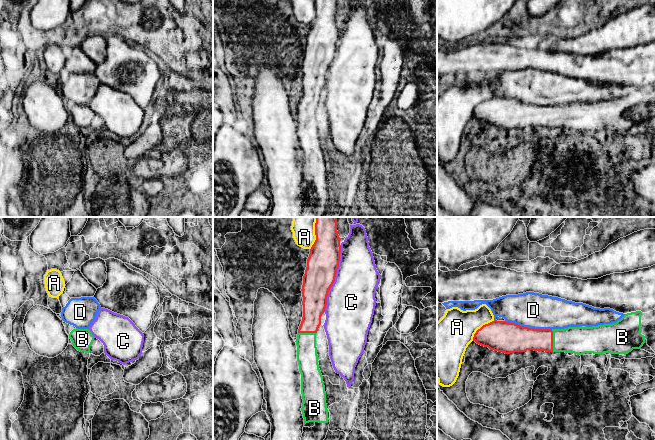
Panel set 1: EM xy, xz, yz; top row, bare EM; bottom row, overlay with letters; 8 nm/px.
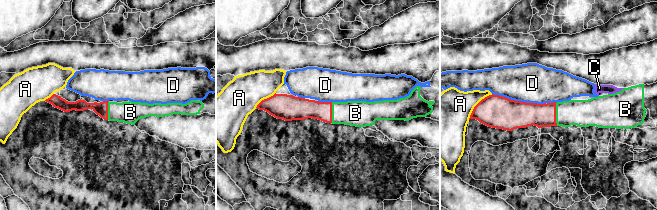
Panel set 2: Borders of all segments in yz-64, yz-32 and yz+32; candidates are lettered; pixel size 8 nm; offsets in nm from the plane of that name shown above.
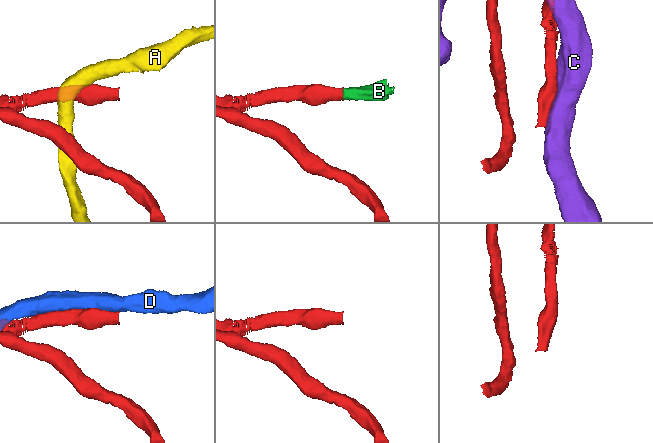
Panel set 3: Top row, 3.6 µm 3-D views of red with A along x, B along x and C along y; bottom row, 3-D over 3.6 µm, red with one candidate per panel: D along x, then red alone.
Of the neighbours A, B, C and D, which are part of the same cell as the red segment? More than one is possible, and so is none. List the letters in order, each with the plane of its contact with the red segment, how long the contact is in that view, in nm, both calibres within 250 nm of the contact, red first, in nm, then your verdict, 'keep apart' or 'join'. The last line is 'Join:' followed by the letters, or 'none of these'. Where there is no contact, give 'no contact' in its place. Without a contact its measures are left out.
A: contact in yz; length 240 nm; calibres 240 and 320 nm; keep apart
B: contact in yz; length 180 nm; calibres 200 and 220 nm; join
C: contact in xz; length 550 nm; calibres 260 and 380 nm; keep apart
D: contact in yz; length 380 nm; calibres 240 and 280 nm; keep apart
Join: B

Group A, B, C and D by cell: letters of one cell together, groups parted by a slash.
A / B / C / D

